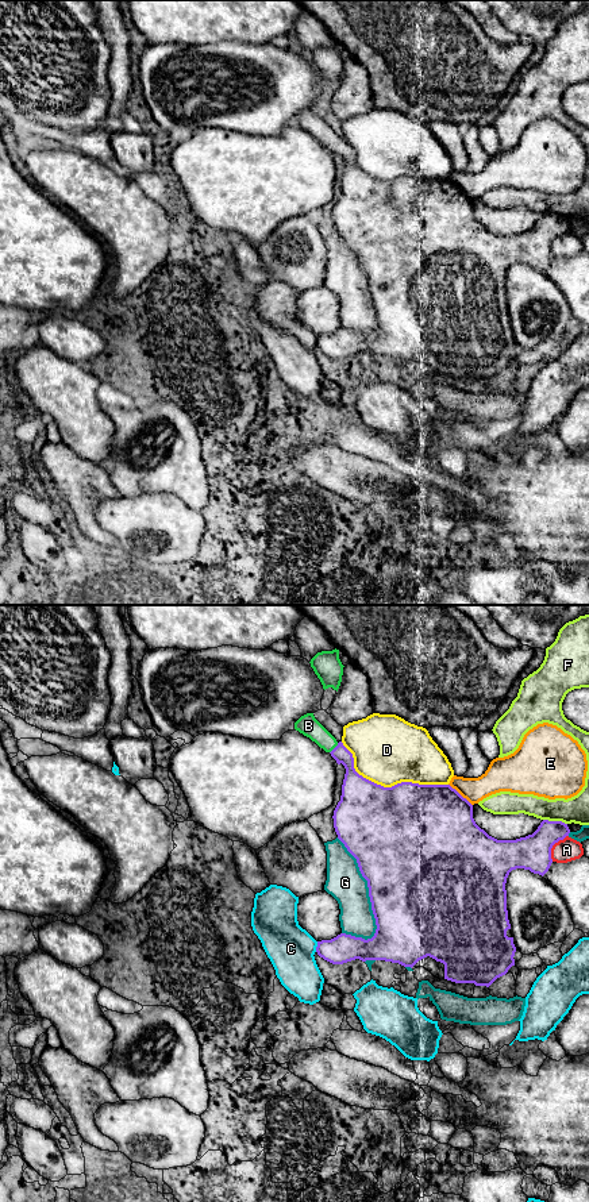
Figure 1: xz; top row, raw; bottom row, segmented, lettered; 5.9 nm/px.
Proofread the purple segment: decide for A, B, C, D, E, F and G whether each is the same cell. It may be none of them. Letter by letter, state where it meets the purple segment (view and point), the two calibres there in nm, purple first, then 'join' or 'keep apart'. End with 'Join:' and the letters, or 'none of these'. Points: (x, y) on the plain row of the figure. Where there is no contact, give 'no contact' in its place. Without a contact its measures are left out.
A: xz (553, 239) | 220/140 nm | keep apart
B: xz (334, 143) | 140/120 nm | join
C: xz (316, 342) | 170/280 nm | keep apart
D: xz (388, 183) | 500/420 nm | keep apart
E: xz (459, 189) | 500/160 nm | keep apart
F: xz (555, 216) | 220/160 nm | keep apart
G: xz (369, 285) | 500/220 nm | keep apart
Join: B

